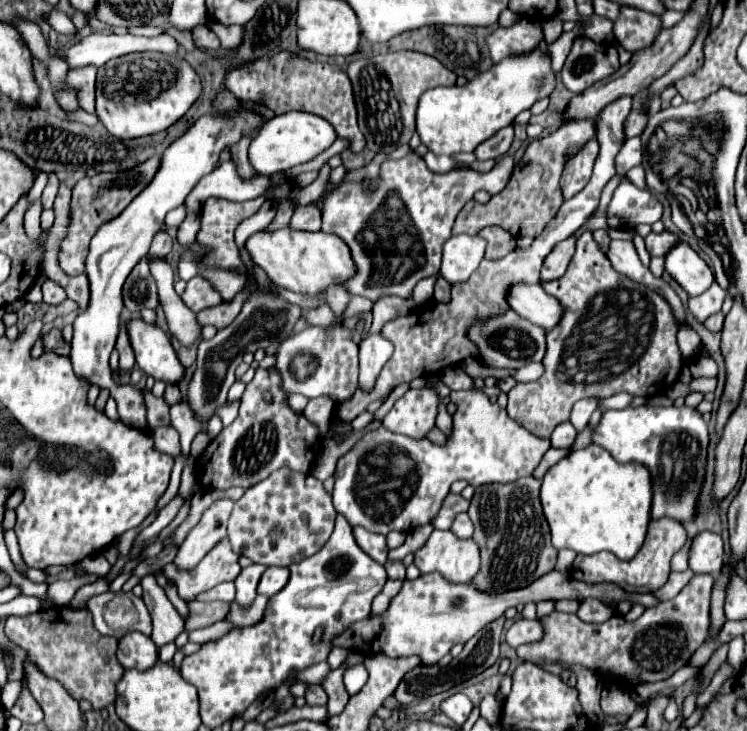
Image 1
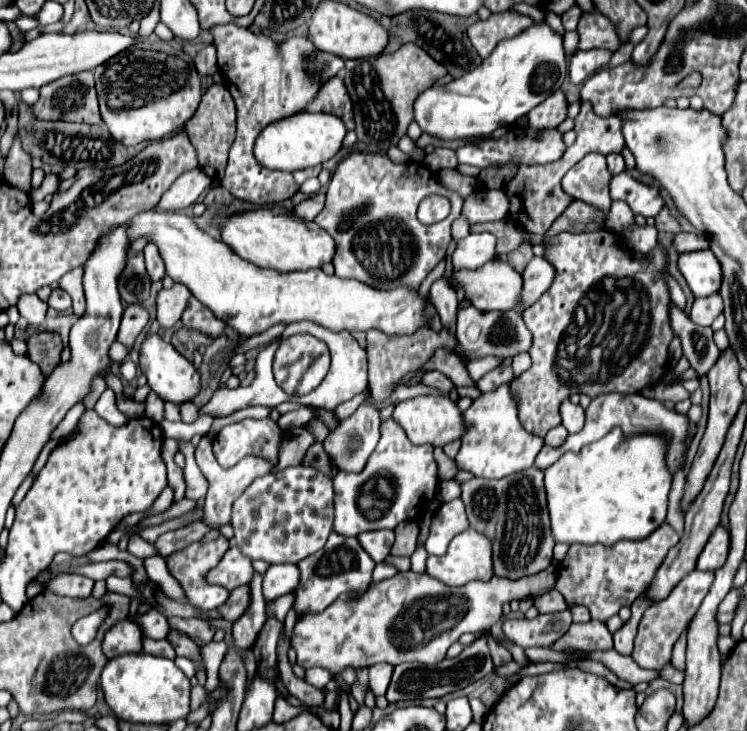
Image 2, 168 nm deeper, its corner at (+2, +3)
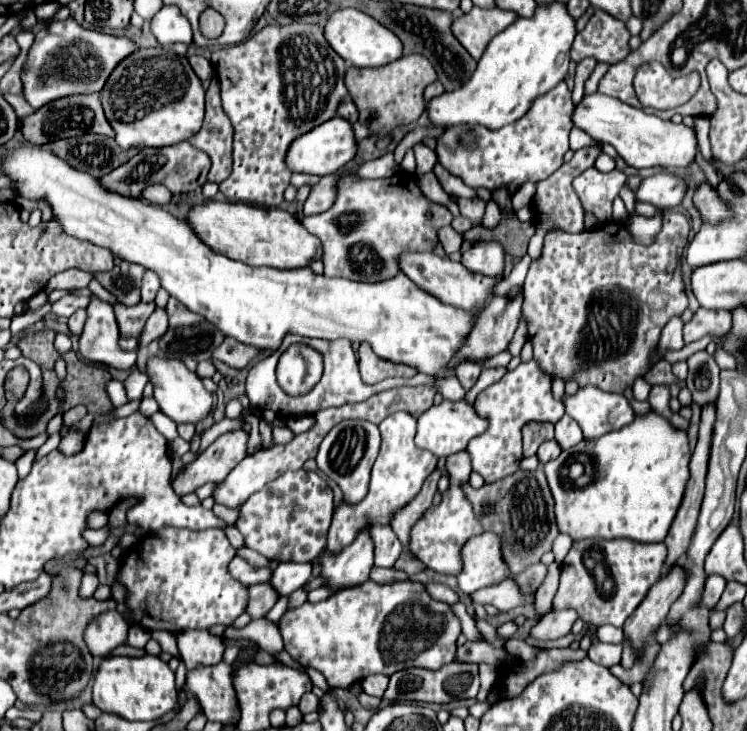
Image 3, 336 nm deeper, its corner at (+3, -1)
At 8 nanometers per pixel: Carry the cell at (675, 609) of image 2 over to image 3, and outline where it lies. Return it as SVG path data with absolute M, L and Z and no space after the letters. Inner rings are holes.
M709 575L707 583L705 583L705 591L703 591L701 603L705 607L713 607L715 609L715 605L719 603L719 599L721 599L721 595L725 591L725 585L727 585L727 581L721 579L721 575Z

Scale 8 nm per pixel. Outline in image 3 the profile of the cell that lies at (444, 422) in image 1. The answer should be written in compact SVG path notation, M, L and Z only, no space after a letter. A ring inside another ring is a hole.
M461 451L457 455L447 457L447 471L451 477L449 489L443 493L443 499L439 505L431 505L411 527L409 533L409 549L411 553L423 561L429 569L457 577L461 573L463 561L461 561L461 547L475 535L483 533L481 523L477 523L477 517L473 515L473 505L465 499L465 493L461 491L463 483L469 481L471 475L471 459L467 451Z

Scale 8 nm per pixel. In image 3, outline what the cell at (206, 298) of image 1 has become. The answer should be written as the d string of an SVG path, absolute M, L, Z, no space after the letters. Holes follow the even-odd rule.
M155 309L153 315L147 319L147 325L139 337L139 347L149 345L151 341L159 339L167 331L167 311L165 309Z

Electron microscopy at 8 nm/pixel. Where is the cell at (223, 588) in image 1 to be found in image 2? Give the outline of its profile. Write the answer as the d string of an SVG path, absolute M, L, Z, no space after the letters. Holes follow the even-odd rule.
M220 537L218 541L212 541L212 543L208 543L208 545L192 543L192 545L188 545L186 549L182 549L182 551L178 551L178 553L174 553L174 555L170 555L170 557L166 559L170 573L180 581L180 585L184 587L184 591L186 591L186 595L188 595L188 601L190 601L192 605L196 605L196 607L200 607L200 609L204 609L204 611L210 611L210 609L220 607L220 605L228 599L228 595L230 595L228 589L224 589L224 587L220 587L220 585L208 585L208 583L204 581L206 571L214 568L227 550L228 539L226 539L226 537Z

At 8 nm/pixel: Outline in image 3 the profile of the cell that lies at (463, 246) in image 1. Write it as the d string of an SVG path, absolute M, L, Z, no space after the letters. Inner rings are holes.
M481 241L463 253L461 263L473 273L497 277L503 275L505 251L497 241Z

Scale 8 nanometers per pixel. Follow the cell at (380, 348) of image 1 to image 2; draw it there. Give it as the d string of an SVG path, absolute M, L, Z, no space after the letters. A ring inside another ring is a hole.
M366 397L364 403L356 409L356 413L344 419L326 437L324 449L334 459L338 469L362 471L378 439L380 439L378 409L372 407Z

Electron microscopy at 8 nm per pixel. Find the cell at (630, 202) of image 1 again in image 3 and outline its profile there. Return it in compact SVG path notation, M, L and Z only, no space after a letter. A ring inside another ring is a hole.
M657 173L641 181L641 187L635 191L637 201L653 203L657 209L673 209L681 205L687 191L687 181L673 173Z

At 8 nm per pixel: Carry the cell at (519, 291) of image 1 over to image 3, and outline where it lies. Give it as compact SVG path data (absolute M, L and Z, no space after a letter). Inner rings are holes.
M405 253L401 255L401 259L397 259L397 263L401 265L401 273L405 273L417 287L459 309L481 309L491 299L491 289L499 281L479 273L471 273L461 263L451 261L449 257L437 257L435 253Z

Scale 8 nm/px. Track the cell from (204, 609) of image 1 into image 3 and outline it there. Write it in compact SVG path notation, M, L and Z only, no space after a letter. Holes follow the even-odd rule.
M269 583L251 585L249 595L251 595L251 599L249 599L247 613L253 619L265 617L265 613L273 607L273 603L277 603L277 591L273 591L273 587L269 587Z

